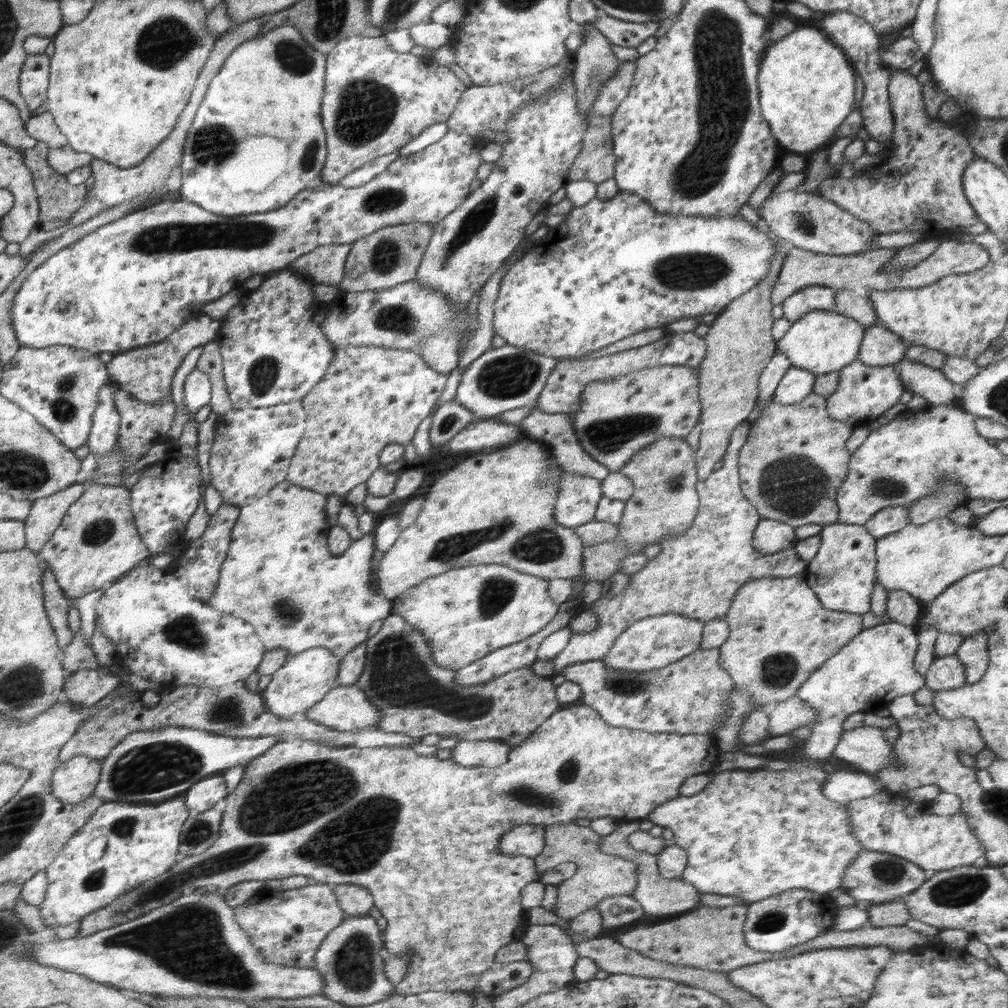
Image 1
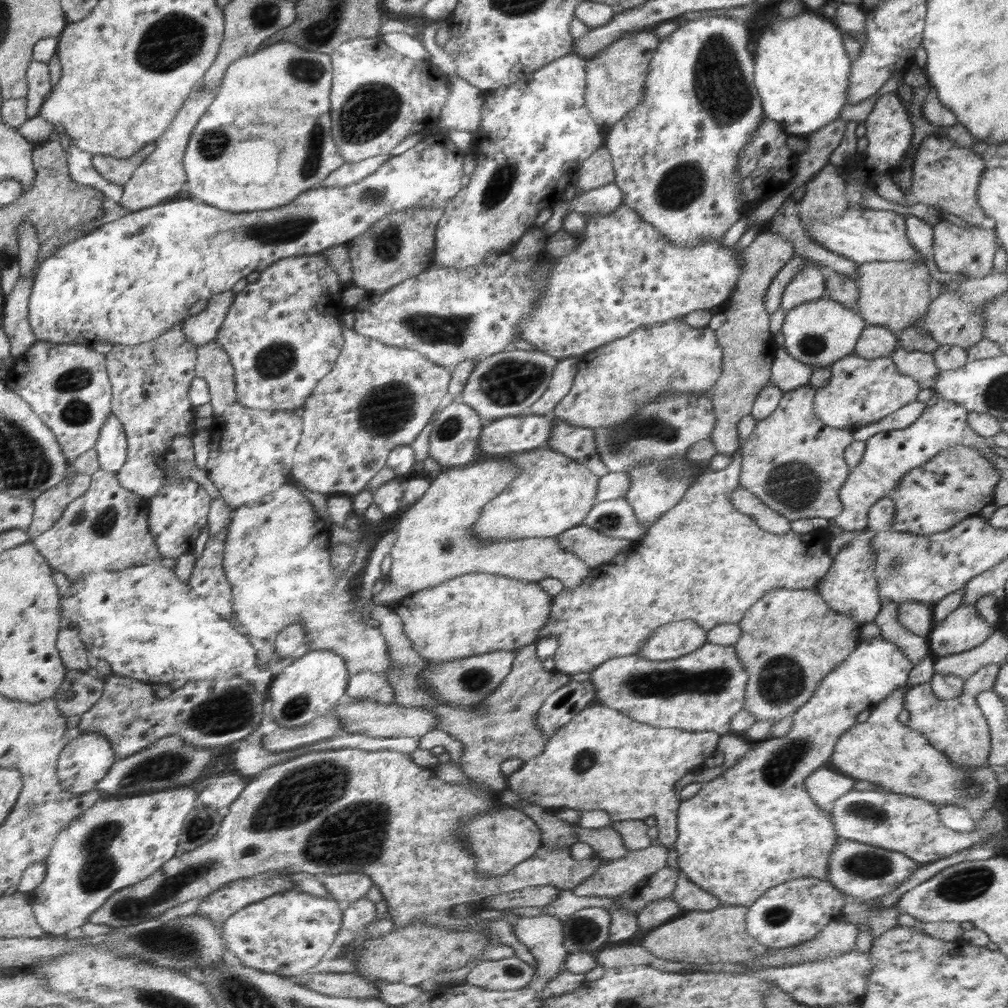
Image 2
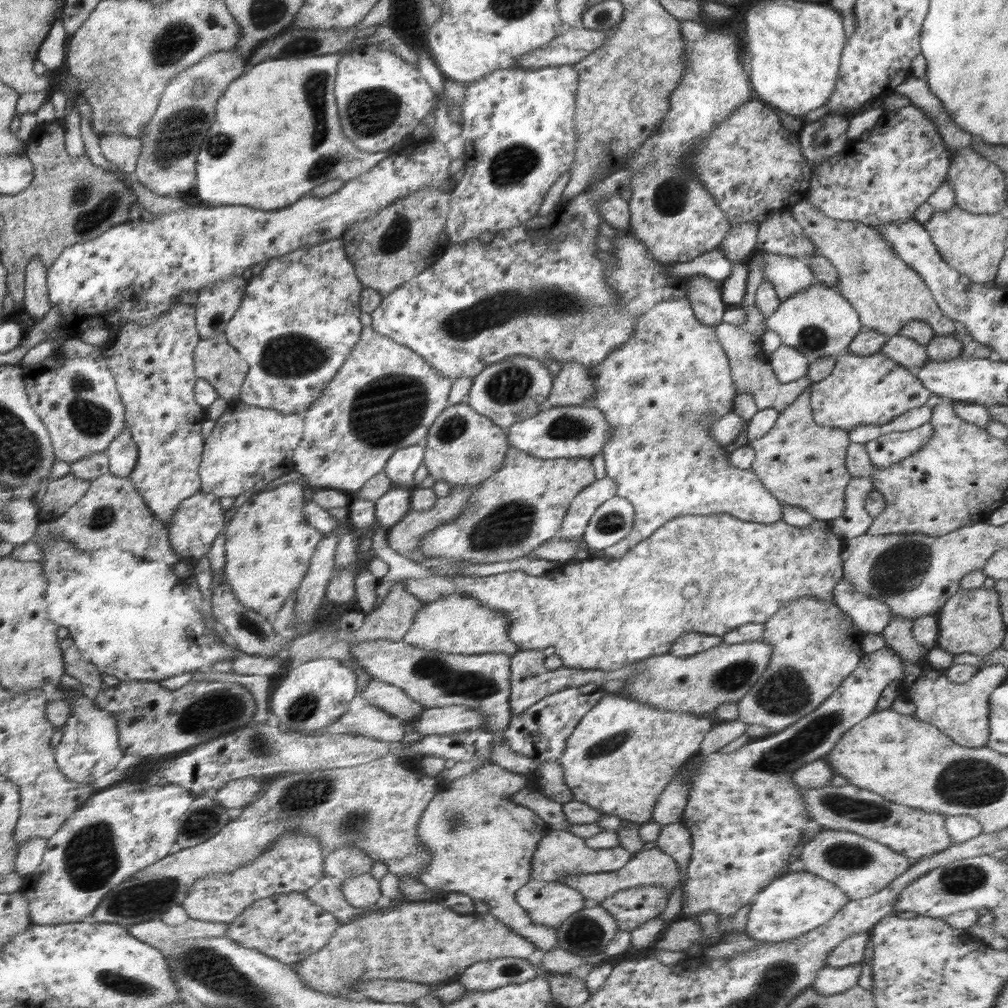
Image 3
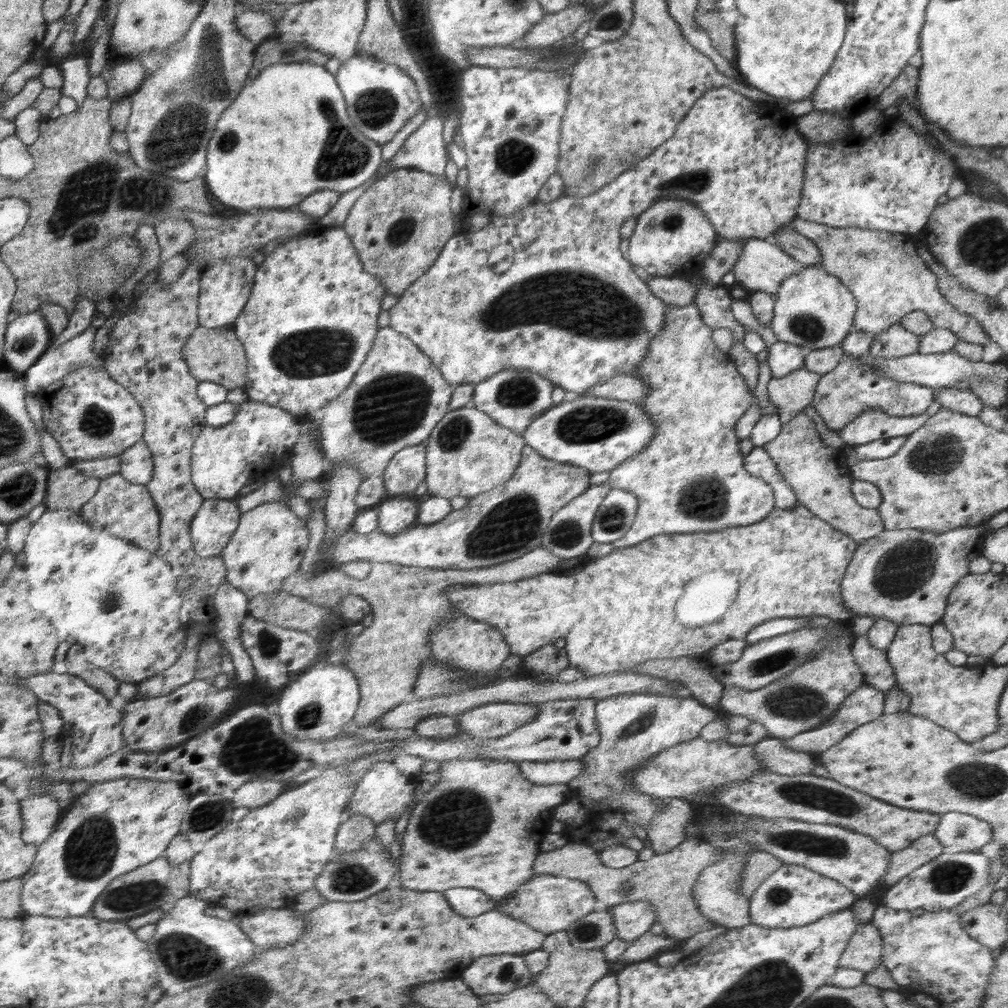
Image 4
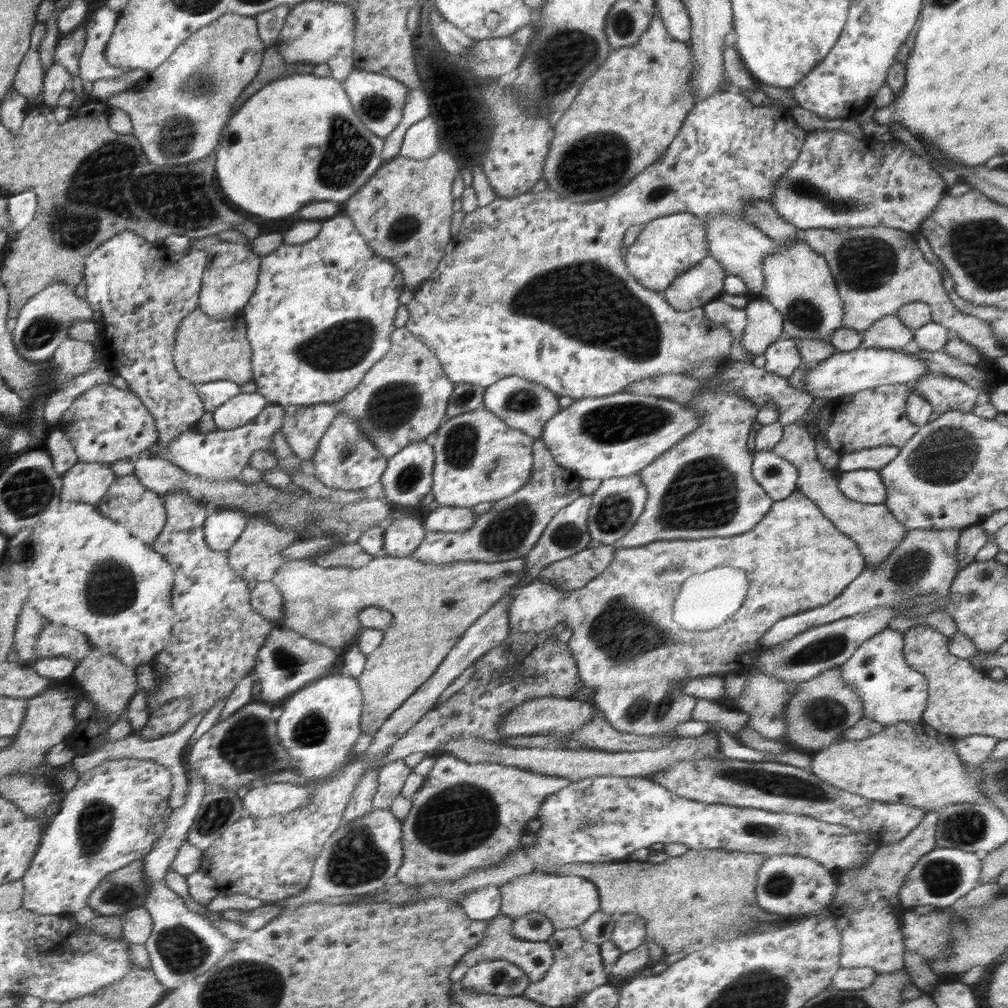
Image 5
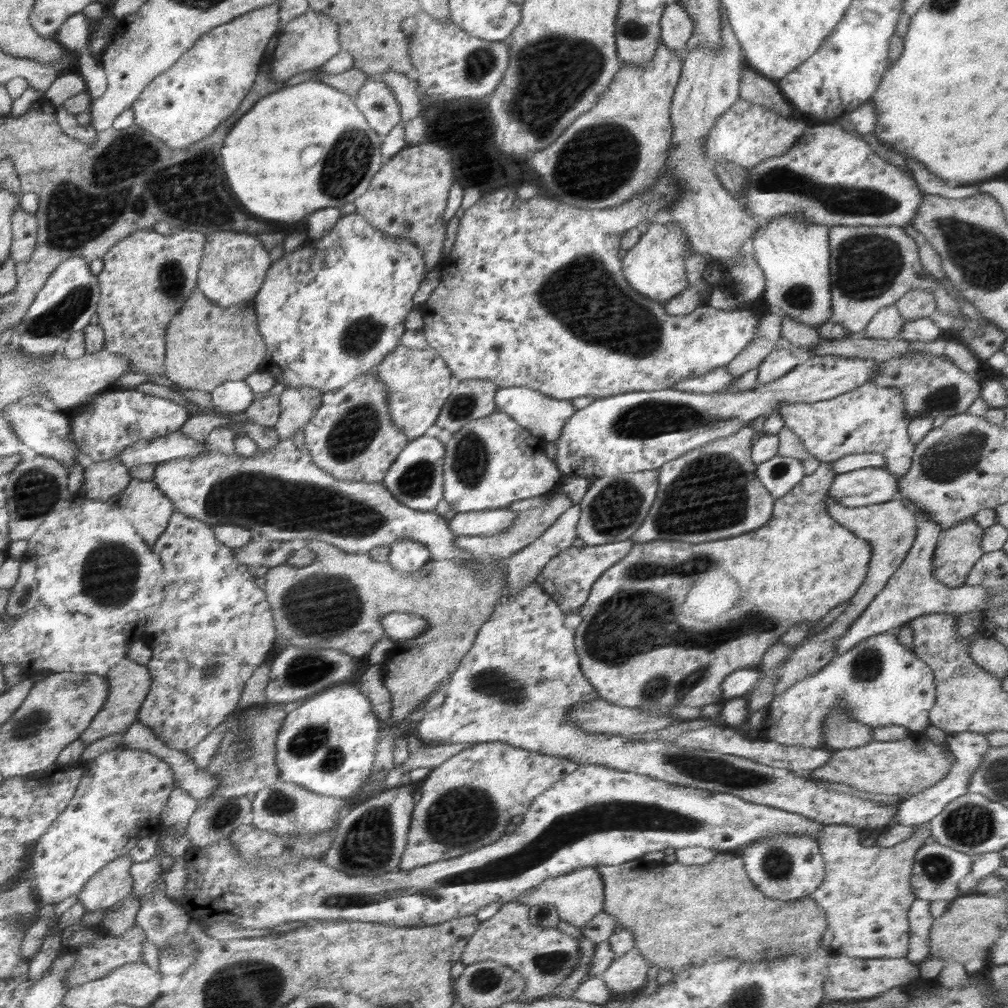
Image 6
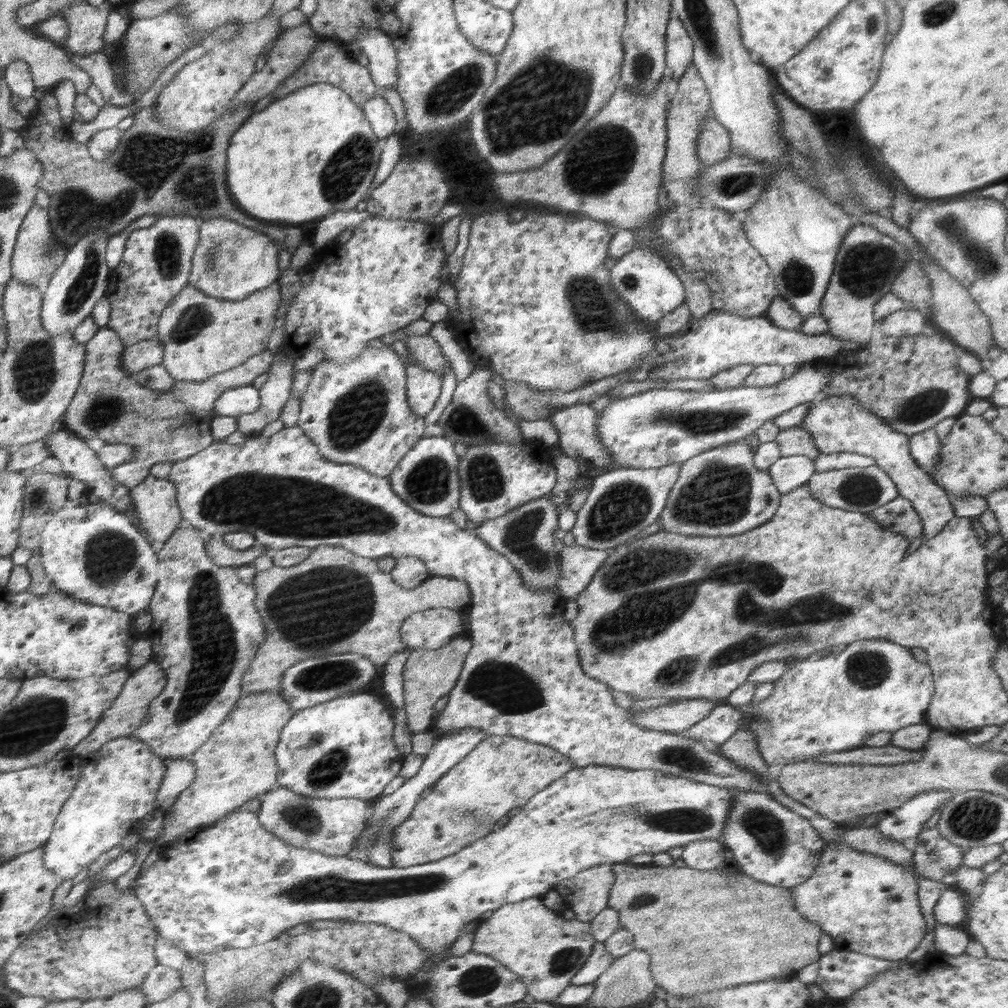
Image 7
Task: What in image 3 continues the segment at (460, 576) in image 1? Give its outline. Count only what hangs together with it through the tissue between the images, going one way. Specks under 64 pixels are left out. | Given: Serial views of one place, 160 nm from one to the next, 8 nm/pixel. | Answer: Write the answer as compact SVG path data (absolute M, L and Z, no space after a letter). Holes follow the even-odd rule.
M450 593L437 601L425 603L423 609L415 612L413 623L401 640L410 646L417 646L424 650L465 655L502 653L512 656L520 649L517 643L510 638L509 618L502 611L485 607L477 598L462 593Z

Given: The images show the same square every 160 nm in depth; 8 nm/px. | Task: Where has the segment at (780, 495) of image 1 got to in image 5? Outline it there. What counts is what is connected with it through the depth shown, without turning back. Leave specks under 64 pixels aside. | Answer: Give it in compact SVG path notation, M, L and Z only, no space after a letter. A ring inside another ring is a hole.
M797 424L783 426L782 437L770 452L788 460L798 469L797 490L814 502L840 532L857 542L867 565L879 567L884 563L884 560L890 556L890 552L898 546L898 542L908 532L908 528L894 518L885 503L871 505L853 501L838 490L840 470L829 471L825 464L818 460L815 440L812 440L812 436L805 428Z

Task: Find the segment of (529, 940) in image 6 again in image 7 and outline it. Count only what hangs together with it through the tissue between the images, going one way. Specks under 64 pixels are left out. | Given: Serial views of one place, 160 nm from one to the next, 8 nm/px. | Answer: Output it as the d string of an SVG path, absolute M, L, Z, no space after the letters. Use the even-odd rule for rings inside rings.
M539 896L518 903L506 904L494 911L476 930L471 950L487 954L509 967L525 983L528 993L534 1000L551 1003L573 984L573 978L592 956L593 946L597 943L590 923L578 921L576 918L566 920L562 914L546 909L546 904L542 903L542 898Z

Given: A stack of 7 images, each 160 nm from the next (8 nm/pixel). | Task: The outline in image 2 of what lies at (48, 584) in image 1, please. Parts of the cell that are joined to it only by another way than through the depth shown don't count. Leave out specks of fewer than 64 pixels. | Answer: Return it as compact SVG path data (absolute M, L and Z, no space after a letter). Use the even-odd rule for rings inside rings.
M62 619L62 628L58 637L57 647L61 651L62 662L72 671L86 671L90 668L90 654L80 640L79 632L68 627L69 622Z

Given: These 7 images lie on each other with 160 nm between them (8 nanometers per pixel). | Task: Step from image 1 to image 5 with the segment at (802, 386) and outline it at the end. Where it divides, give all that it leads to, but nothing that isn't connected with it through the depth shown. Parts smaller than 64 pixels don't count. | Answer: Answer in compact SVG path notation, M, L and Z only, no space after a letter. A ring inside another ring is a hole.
M786 336L772 341L772 344L766 347L764 358L766 358L765 369L784 378L789 377L801 366L797 342Z

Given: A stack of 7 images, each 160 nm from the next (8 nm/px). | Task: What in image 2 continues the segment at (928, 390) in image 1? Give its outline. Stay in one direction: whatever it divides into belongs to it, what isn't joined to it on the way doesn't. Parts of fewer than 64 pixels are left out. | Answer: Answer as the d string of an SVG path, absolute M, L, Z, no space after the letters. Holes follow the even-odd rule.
M899 346L890 354L895 367L900 374L911 376L919 384L930 387L939 373L933 354L919 350L904 350Z

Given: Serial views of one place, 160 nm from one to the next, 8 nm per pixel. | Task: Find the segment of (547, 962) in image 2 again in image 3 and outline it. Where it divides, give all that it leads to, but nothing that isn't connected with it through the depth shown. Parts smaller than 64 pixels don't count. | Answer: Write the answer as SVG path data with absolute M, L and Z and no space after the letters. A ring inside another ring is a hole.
M487 762L479 766L475 772L449 781L446 790L435 794L419 820L419 841L429 848L431 860L421 870L418 881L436 892L460 892L472 899L482 900L489 906L488 912L491 915L508 924L524 938L529 938L538 950L548 952L559 943L556 930L534 924L517 900L517 890L532 880L530 877L532 852L536 850L542 836L548 832L546 822L538 820L533 810L509 800L511 794L529 786L528 777L506 770L494 762Z

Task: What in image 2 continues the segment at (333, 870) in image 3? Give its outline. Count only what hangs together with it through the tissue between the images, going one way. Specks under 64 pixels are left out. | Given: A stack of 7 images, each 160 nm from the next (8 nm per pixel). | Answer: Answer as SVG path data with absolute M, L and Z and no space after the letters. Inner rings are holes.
M365 872L328 874L321 876L320 881L336 901L349 903L366 897L372 885L371 878Z

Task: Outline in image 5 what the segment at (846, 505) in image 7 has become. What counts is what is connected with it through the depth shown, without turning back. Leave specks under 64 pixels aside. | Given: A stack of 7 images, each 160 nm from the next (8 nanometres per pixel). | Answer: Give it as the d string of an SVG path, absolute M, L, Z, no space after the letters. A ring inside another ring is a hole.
M861 468L839 474L838 490L850 500L878 505L887 497L878 470Z

